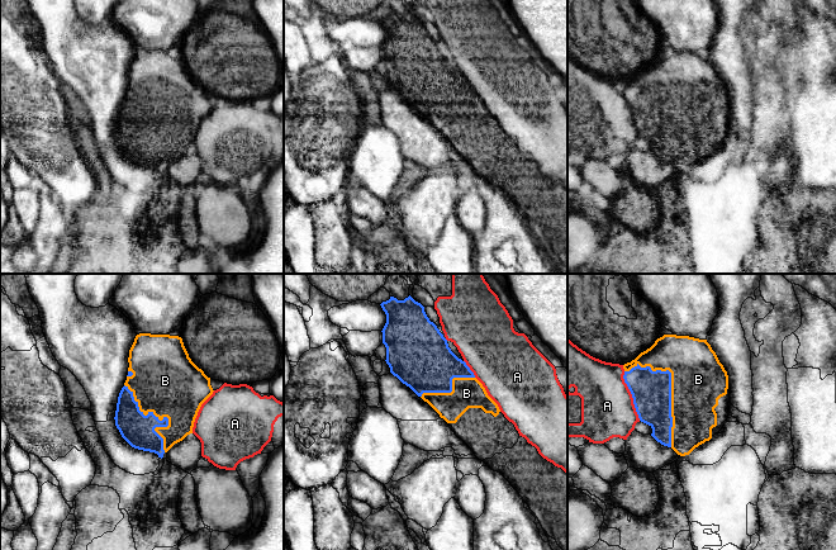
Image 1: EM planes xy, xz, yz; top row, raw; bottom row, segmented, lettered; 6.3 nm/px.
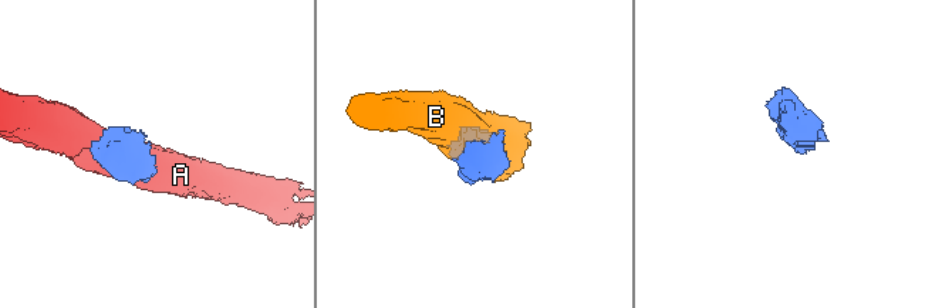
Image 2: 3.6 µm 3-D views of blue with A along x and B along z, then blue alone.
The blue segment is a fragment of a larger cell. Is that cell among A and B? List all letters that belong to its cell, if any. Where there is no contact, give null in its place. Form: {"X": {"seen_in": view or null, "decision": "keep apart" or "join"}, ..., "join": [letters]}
{"A": {"seen_in": "yz", "decision": "keep apart"}, "B": {"seen_in": "yz", "decision": "join"}, "join": ["B"]}

